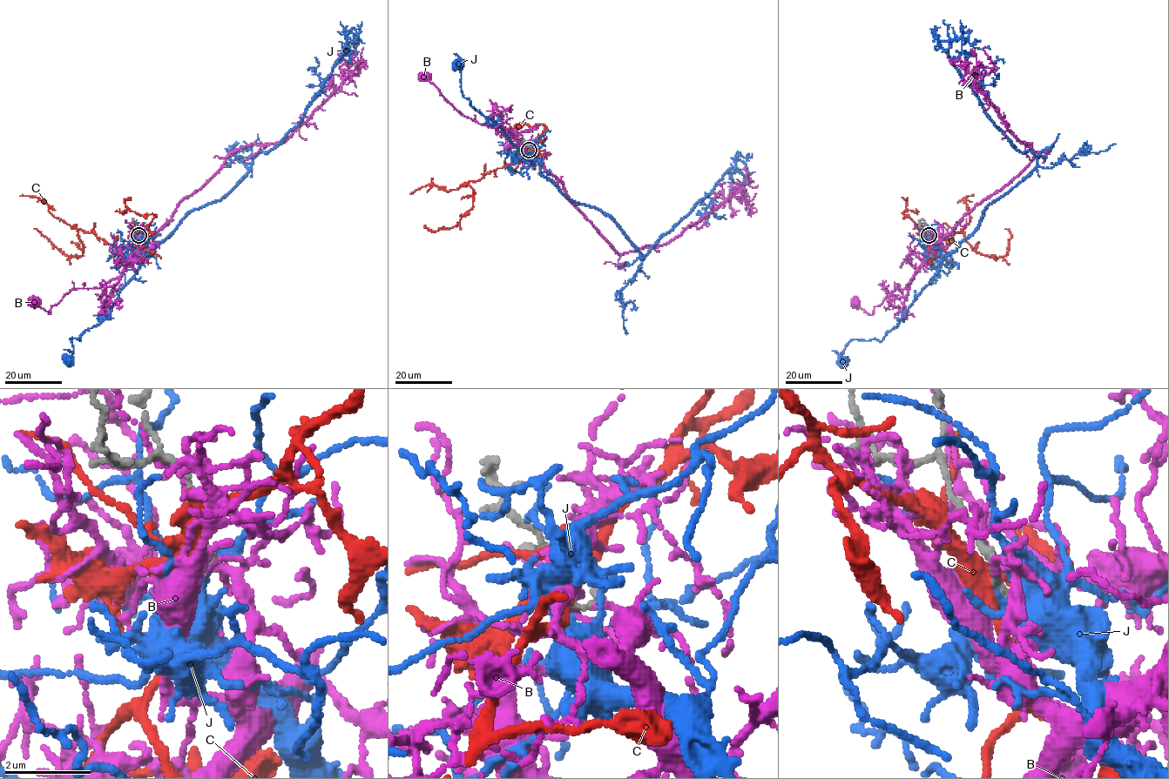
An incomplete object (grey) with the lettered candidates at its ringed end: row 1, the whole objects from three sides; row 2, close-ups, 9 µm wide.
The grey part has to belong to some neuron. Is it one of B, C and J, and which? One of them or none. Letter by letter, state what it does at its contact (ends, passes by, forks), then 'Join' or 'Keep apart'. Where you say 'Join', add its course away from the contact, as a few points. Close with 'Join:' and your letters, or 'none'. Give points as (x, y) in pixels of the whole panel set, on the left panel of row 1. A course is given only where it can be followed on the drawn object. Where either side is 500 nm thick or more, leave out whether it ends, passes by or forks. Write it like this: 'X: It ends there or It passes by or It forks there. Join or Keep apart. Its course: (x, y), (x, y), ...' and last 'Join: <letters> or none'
B: It forks there. Keep apart
C: It forks there. Keep apart
J: It forks there. Join. Its course: (138, 235), (149, 255), (122, 289), (108, 314), (86, 329), (79, 339), (70, 339), (73, 352), (69, 362)
Join: J

